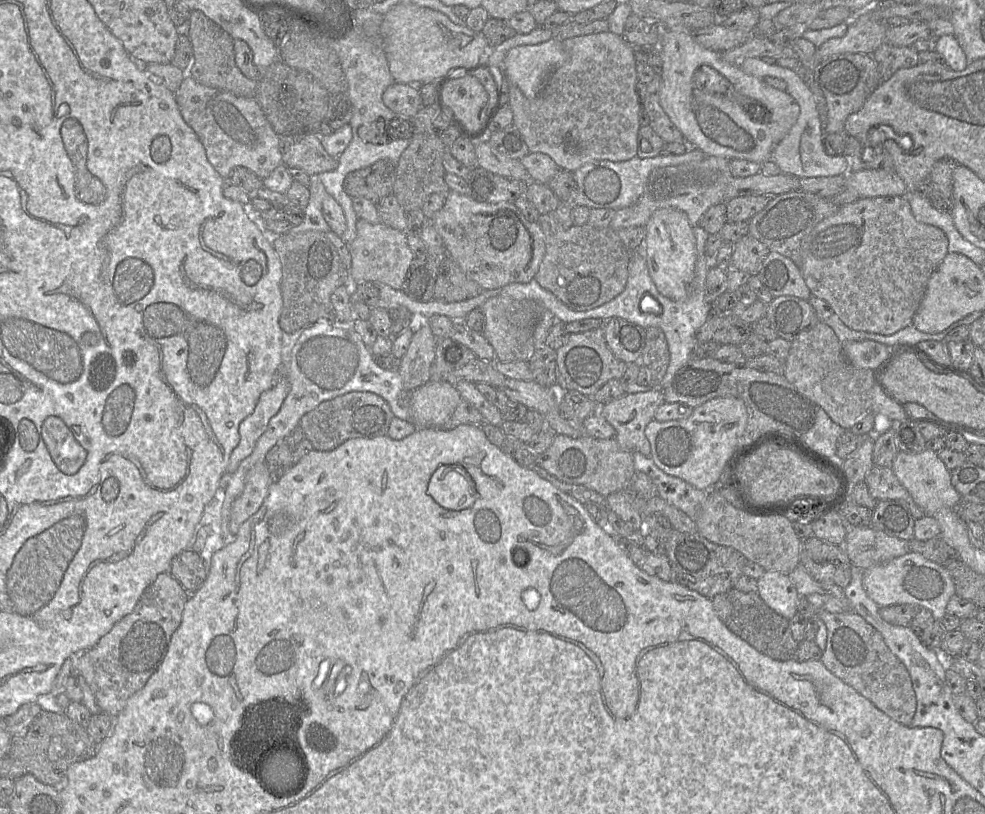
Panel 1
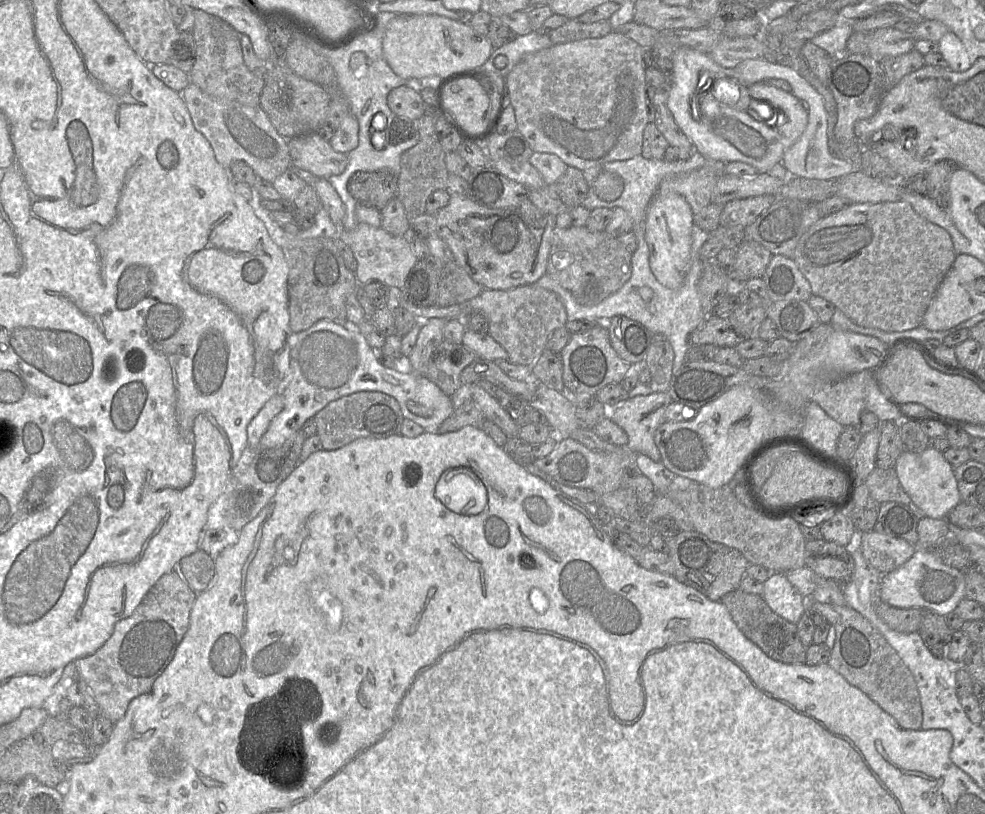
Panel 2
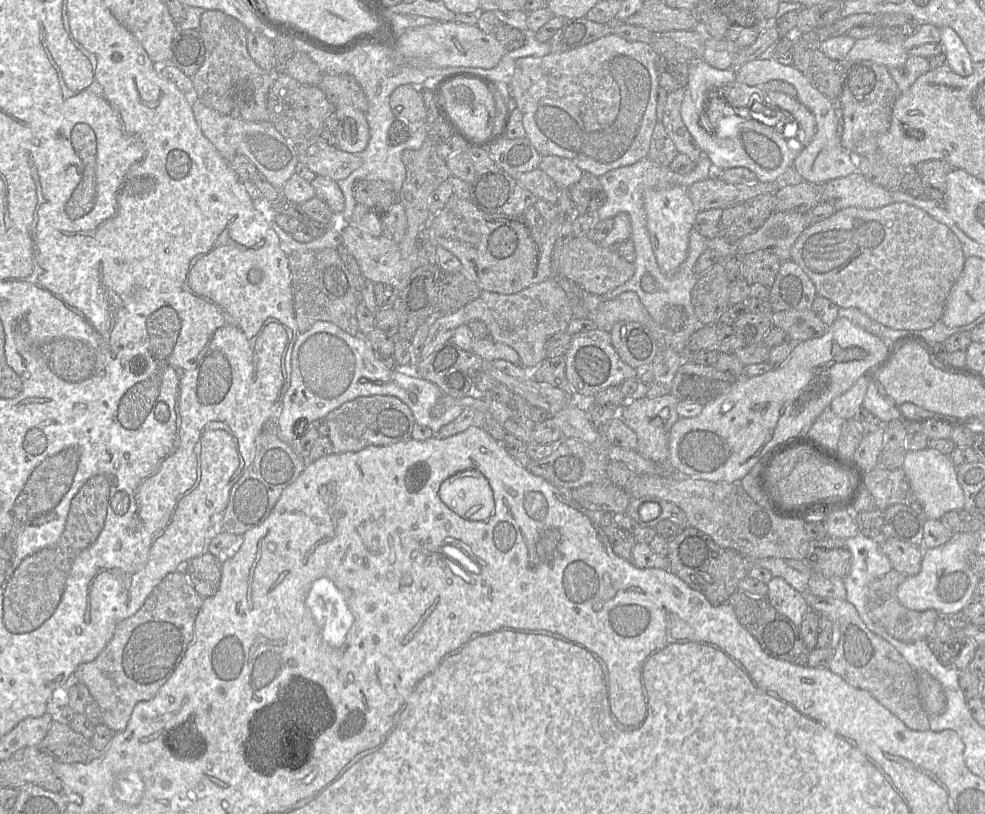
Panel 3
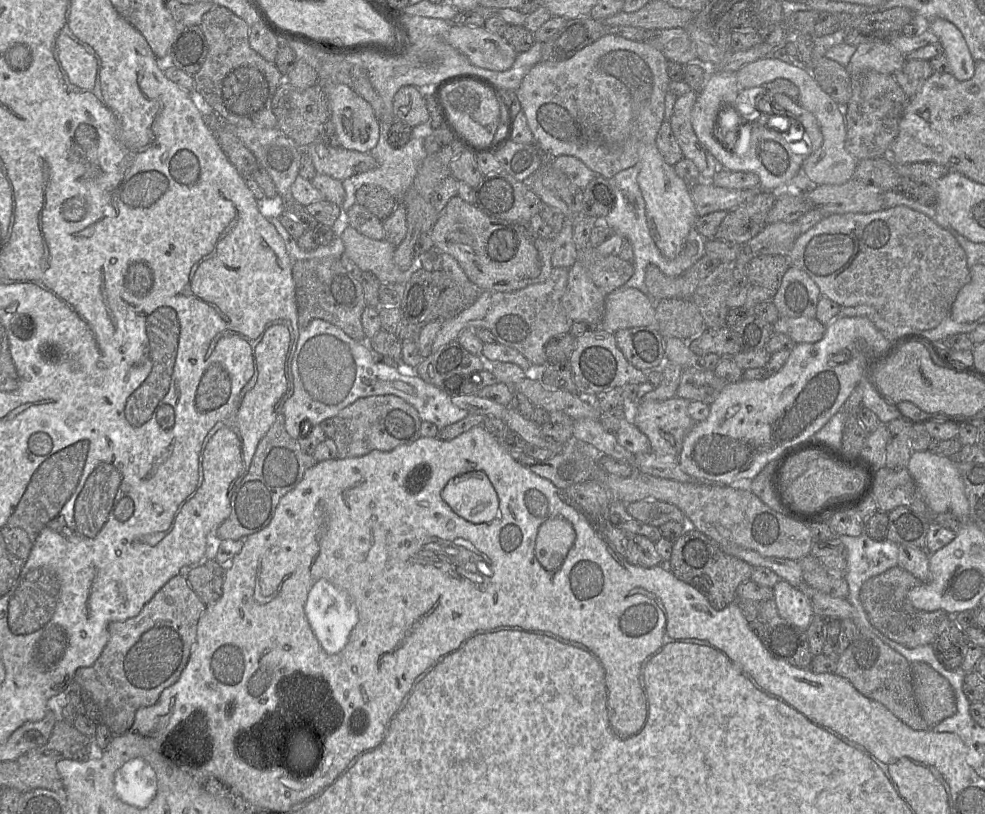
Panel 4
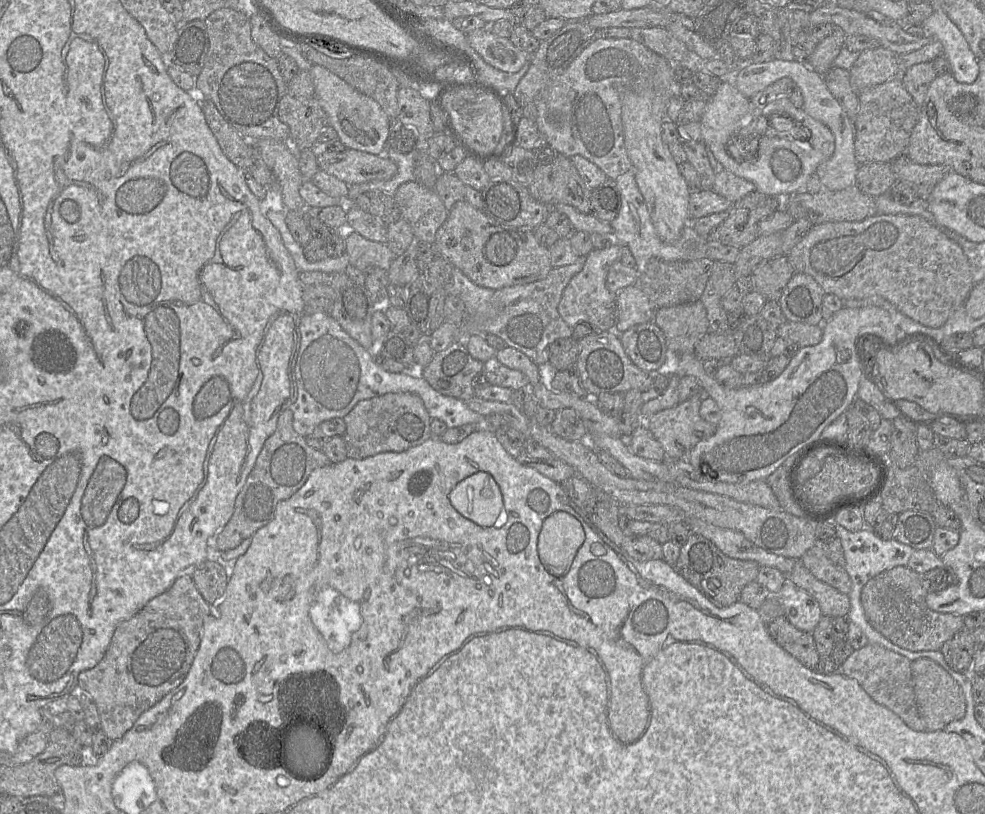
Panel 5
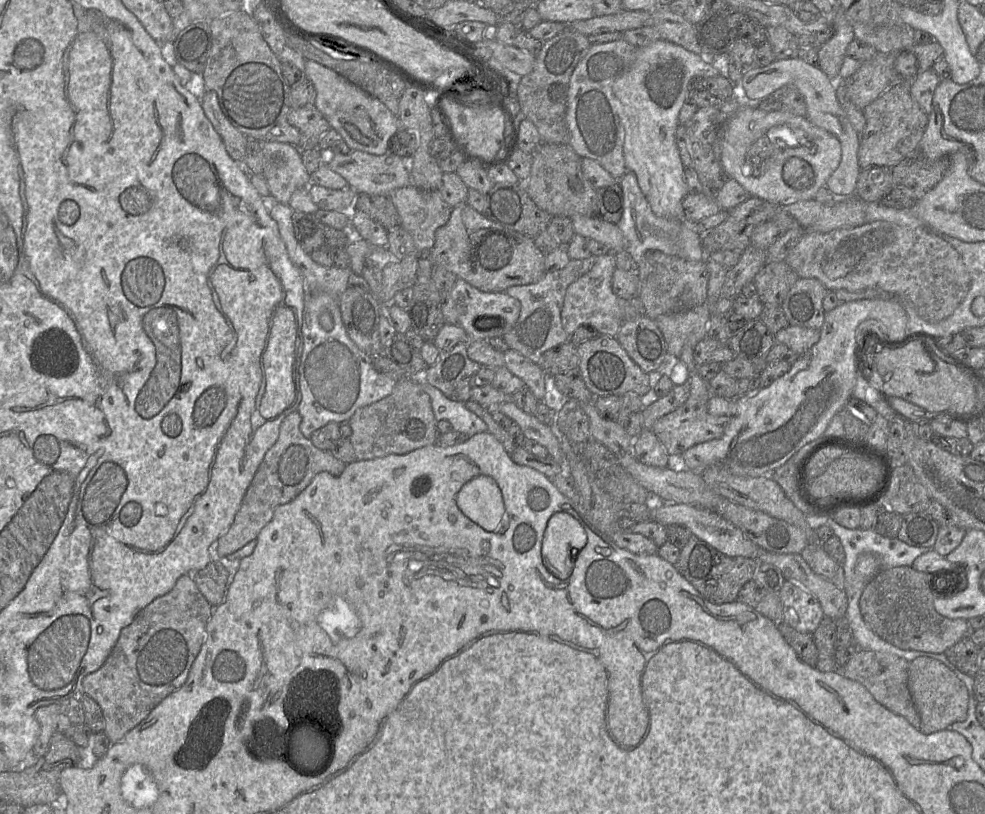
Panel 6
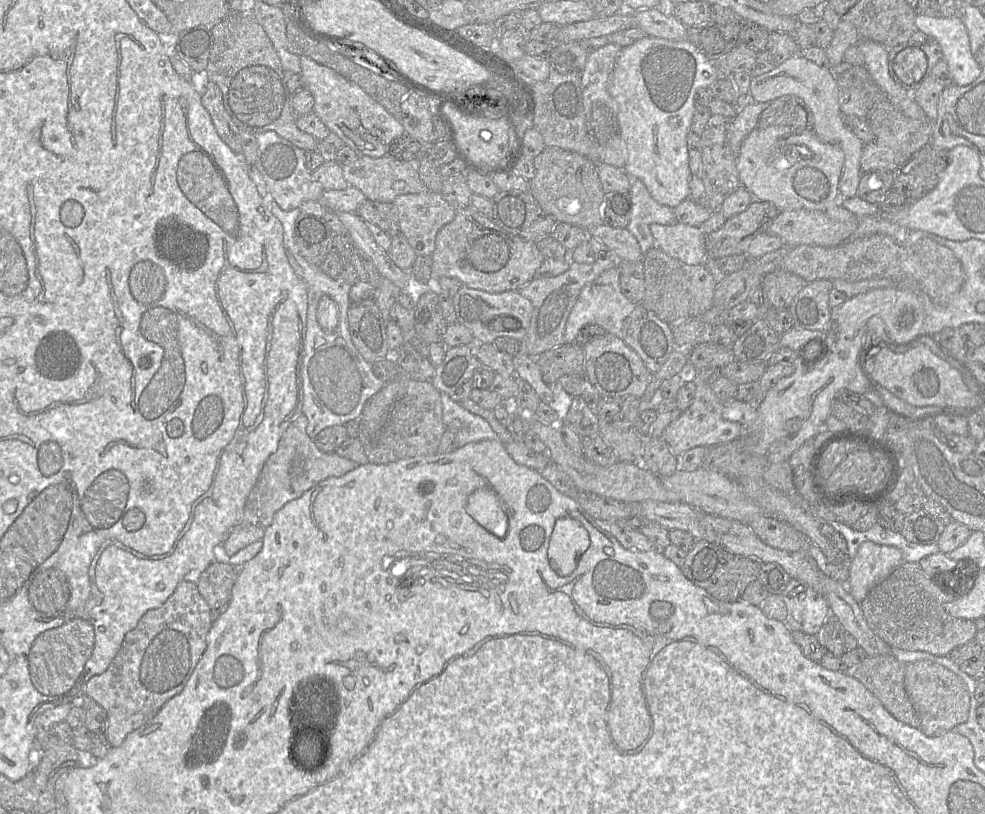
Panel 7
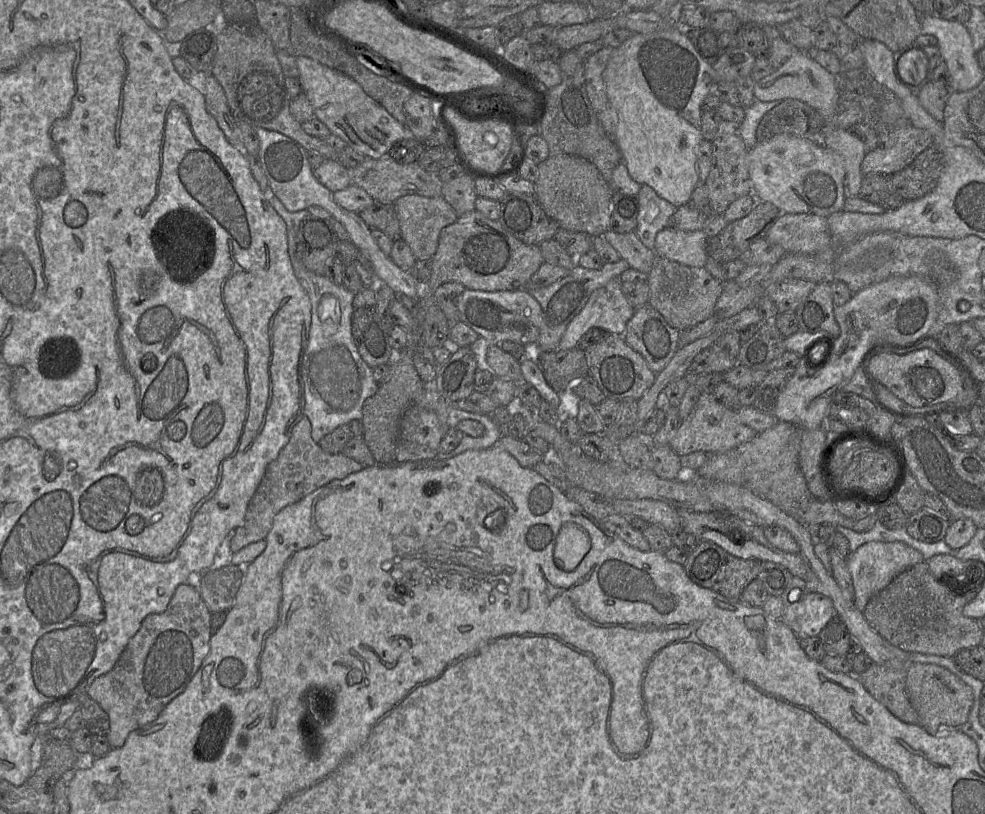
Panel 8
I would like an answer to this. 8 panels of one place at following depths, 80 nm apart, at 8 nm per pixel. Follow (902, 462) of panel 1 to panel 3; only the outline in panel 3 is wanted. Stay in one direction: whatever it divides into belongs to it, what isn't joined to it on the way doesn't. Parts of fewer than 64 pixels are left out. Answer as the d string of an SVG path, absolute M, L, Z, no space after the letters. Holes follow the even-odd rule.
M929 447L907 451L901 468L926 518L939 520L946 512L964 507L964 495L957 480L956 466L948 455Z

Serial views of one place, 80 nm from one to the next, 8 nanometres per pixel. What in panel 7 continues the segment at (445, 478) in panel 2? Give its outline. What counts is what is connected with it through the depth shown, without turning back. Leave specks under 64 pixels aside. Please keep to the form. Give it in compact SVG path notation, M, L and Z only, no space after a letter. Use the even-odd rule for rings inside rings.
M479 489L467 499L467 513L485 530L503 537L507 514L498 496L490 489Z

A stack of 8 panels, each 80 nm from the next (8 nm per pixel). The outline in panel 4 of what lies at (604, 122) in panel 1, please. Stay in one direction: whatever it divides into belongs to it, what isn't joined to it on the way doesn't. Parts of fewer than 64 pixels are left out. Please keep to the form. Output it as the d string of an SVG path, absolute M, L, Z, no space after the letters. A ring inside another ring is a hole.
M607 34L570 59L533 66L516 90L535 145L553 157L568 155L581 160L596 175L611 179L638 163L638 142L656 140L664 122L665 97L669 92L668 60L645 41Z

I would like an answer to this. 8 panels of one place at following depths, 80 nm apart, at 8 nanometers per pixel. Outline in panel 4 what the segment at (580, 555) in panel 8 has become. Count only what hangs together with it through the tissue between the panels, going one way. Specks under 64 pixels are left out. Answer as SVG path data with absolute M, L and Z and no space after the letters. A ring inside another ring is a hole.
M555 517L545 521L538 529L535 544L540 566L553 571L563 565L575 537L574 528L568 520Z

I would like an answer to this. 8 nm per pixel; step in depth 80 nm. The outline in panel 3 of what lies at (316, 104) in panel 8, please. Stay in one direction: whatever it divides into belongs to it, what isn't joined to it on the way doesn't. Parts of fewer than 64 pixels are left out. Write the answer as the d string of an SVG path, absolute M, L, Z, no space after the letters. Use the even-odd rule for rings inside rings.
M349 105L334 107L334 111L338 119L336 147L344 152L361 154L370 138L365 112Z

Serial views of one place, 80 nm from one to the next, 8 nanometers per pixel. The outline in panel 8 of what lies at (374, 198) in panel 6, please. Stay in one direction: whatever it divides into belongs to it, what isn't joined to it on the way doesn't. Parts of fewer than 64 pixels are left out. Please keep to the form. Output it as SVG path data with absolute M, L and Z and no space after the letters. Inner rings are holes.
M374 202L359 214L370 229L382 231L393 241L402 238L394 204Z

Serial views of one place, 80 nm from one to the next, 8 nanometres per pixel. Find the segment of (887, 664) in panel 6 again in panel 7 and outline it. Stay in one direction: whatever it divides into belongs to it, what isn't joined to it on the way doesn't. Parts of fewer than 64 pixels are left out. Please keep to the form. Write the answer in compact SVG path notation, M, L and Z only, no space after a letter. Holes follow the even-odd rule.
M891 655L867 656L850 673L860 681L897 720L920 728L919 717L905 689L906 664Z

